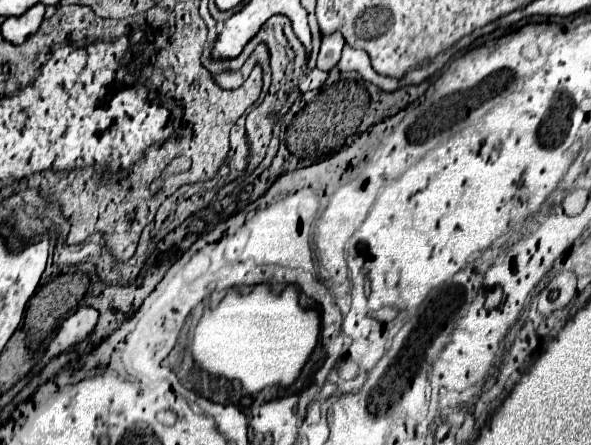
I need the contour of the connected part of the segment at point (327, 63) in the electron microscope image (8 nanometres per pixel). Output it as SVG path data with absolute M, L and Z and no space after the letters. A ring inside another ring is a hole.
M334 32L334 34L330 34L330 36L324 36L324 38L322 38L322 46L320 46L320 54L318 54L318 64L316 64L316 66L318 66L320 70L324 70L324 72L332 70L332 68L338 64L344 46L346 46L346 40L344 40L344 36L342 36L340 32Z

